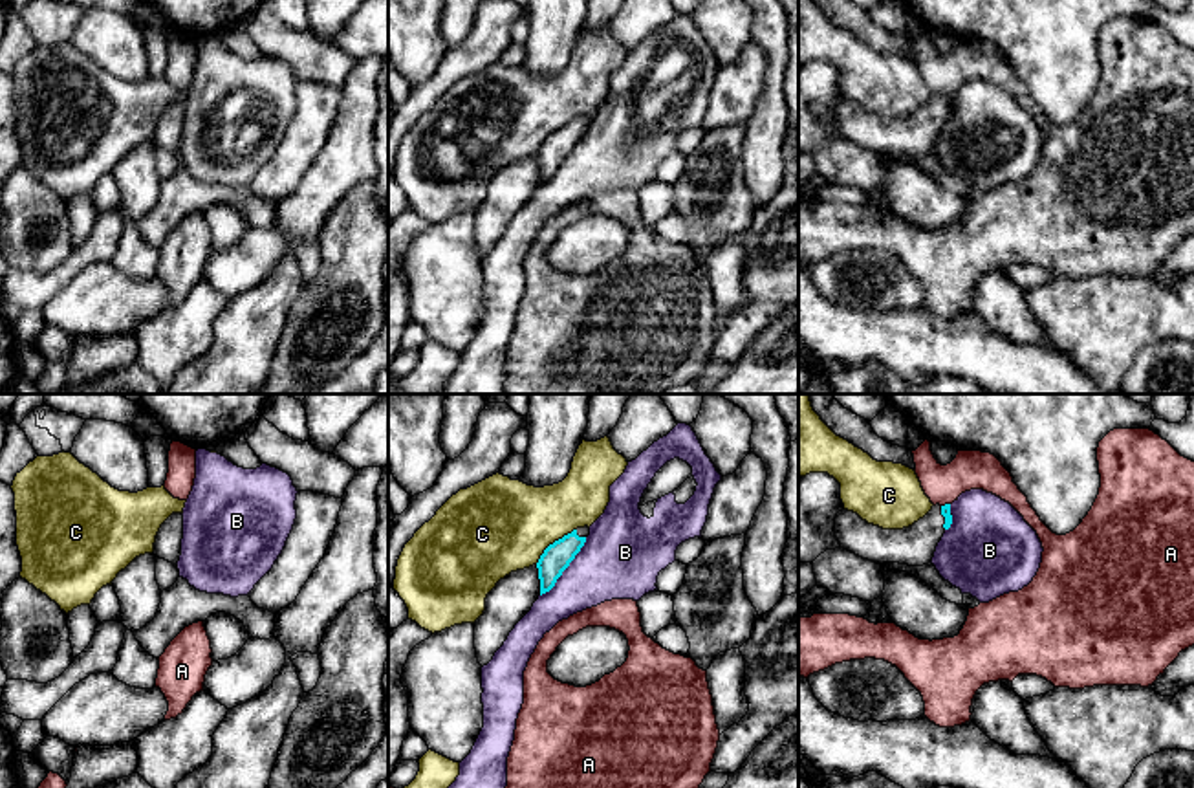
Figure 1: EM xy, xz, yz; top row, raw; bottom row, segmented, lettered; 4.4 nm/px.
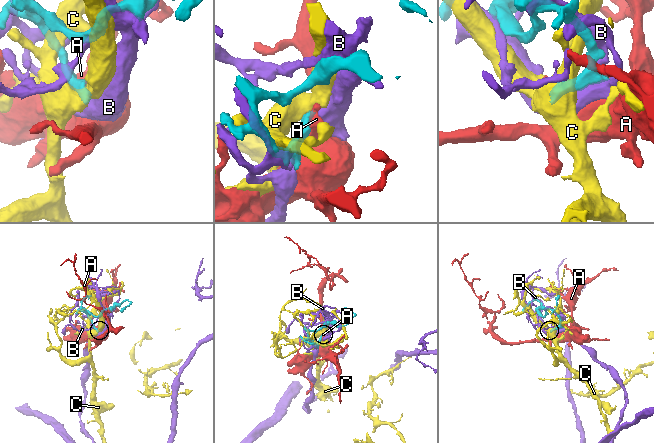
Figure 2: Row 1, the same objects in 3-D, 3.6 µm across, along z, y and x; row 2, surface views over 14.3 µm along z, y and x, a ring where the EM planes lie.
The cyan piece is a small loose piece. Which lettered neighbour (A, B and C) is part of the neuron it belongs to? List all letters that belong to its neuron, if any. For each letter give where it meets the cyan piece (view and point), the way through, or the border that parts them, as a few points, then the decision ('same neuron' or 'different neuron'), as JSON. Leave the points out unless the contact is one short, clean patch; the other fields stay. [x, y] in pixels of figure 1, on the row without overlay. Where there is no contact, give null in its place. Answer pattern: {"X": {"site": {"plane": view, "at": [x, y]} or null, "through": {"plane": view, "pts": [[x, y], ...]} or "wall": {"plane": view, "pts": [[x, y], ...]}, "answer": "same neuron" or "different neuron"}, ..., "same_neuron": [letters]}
{"A": {"site": {"plane": "yz", "at": [945, 94]}, "answer": "different neuron"}, "B": {"site": {"plane": "xz", "at": [566, 156]}, "answer": "different neuron"}, "C": {"site": {"plane": "xz", "at": [555, 131]}, "answer": "different neuron"}, "same_neuron": []}

